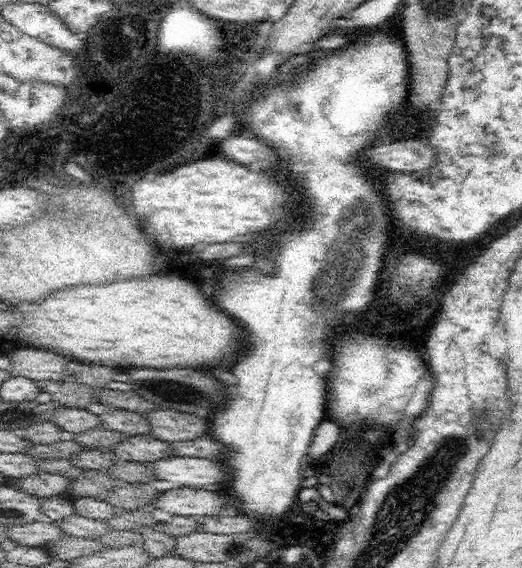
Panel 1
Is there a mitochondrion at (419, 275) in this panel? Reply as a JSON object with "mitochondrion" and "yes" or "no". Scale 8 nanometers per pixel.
{"mitochondrion":"no"}

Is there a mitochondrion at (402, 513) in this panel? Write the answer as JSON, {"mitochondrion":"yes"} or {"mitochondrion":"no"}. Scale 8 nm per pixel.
{"mitochondrion":"yes"}

